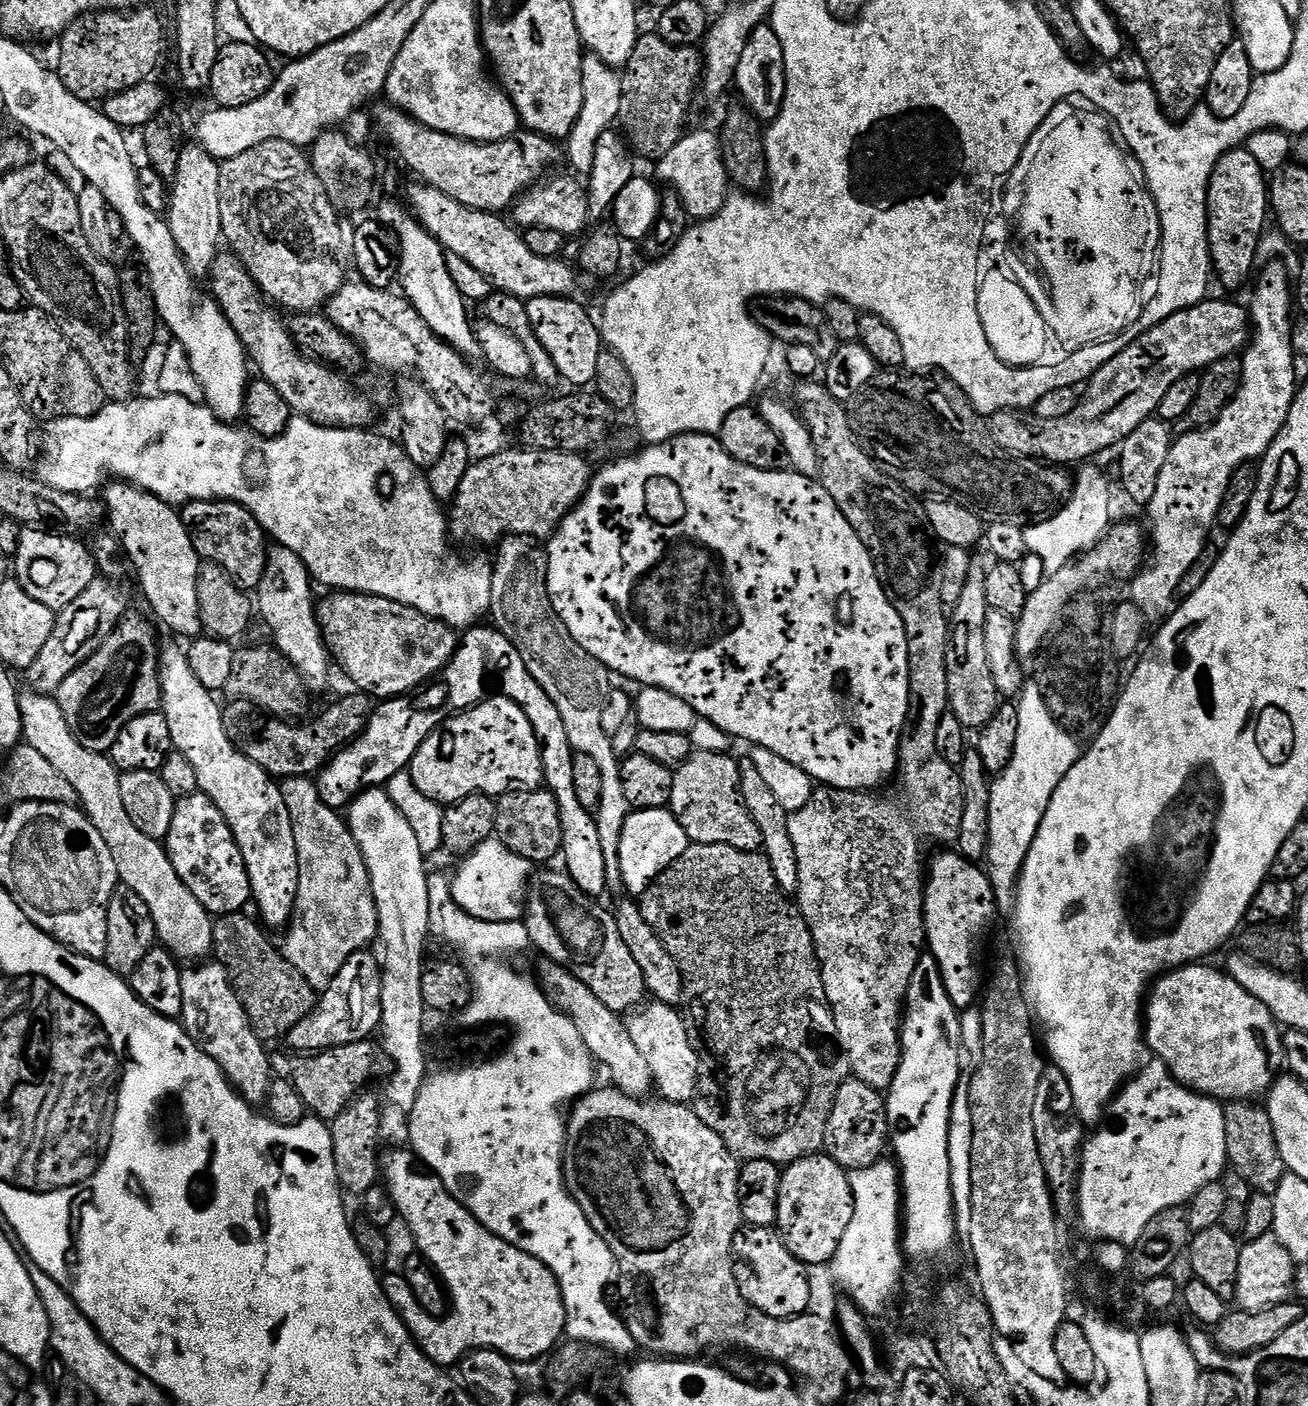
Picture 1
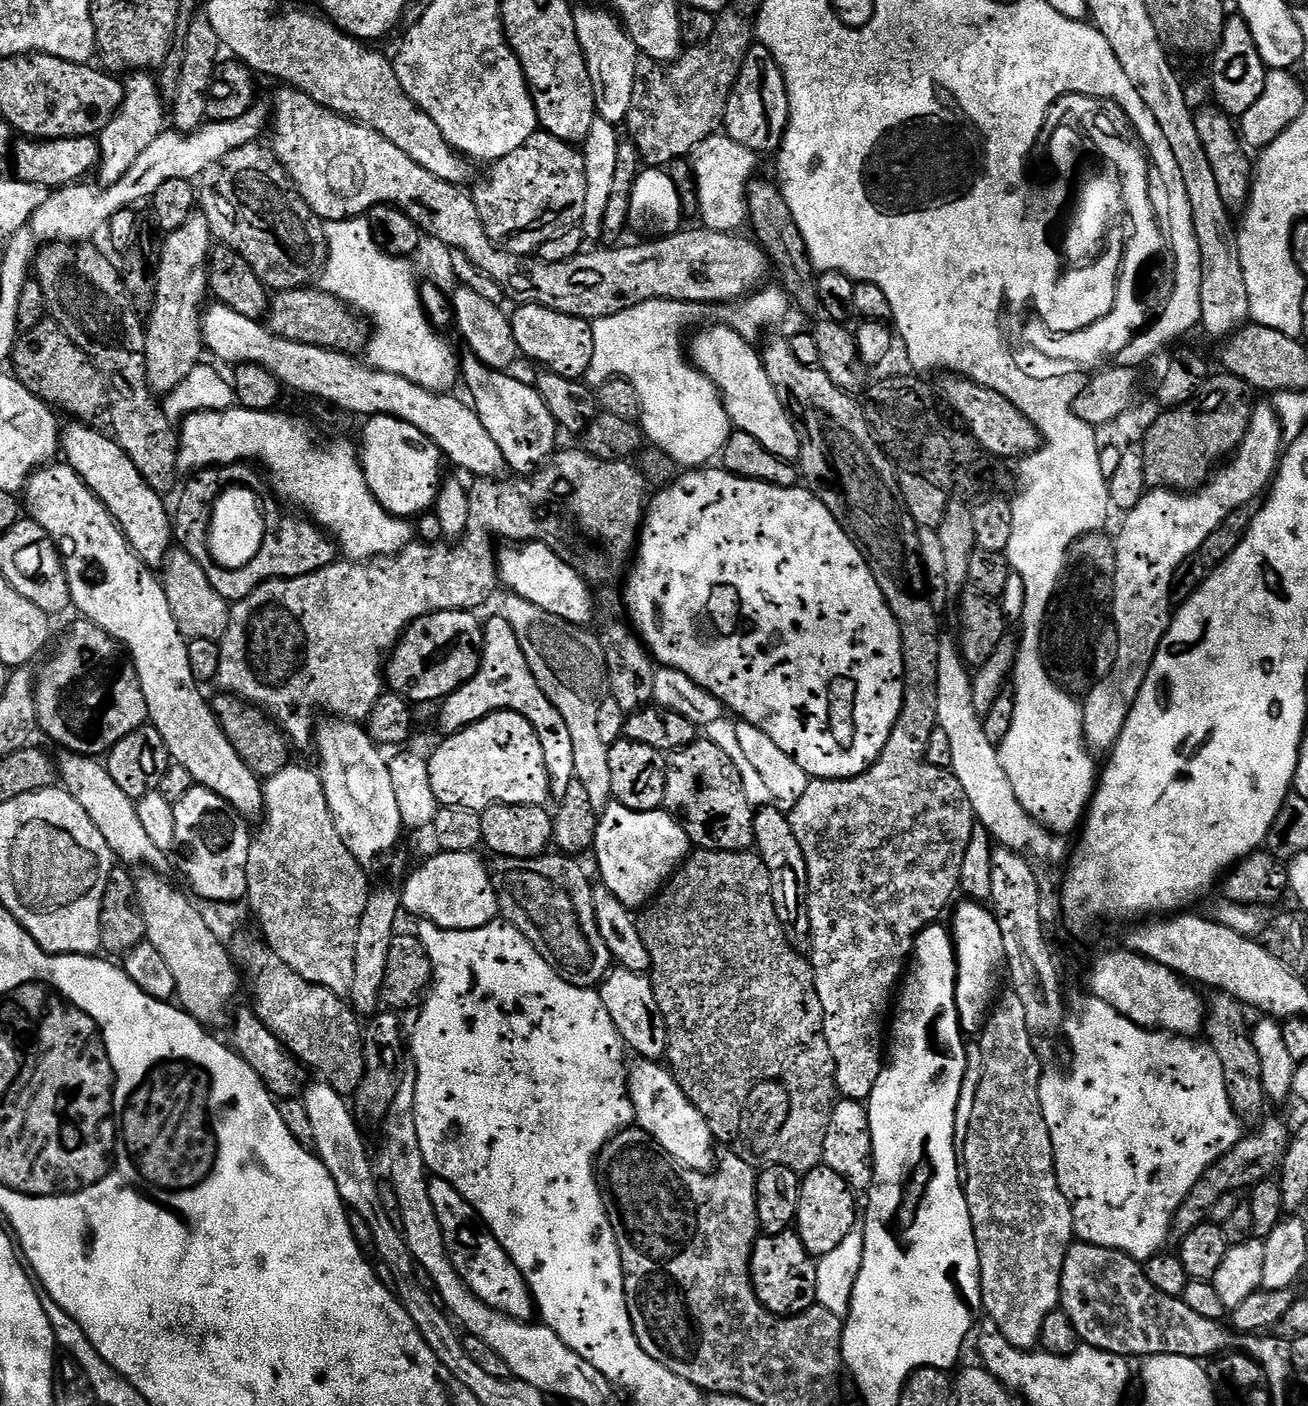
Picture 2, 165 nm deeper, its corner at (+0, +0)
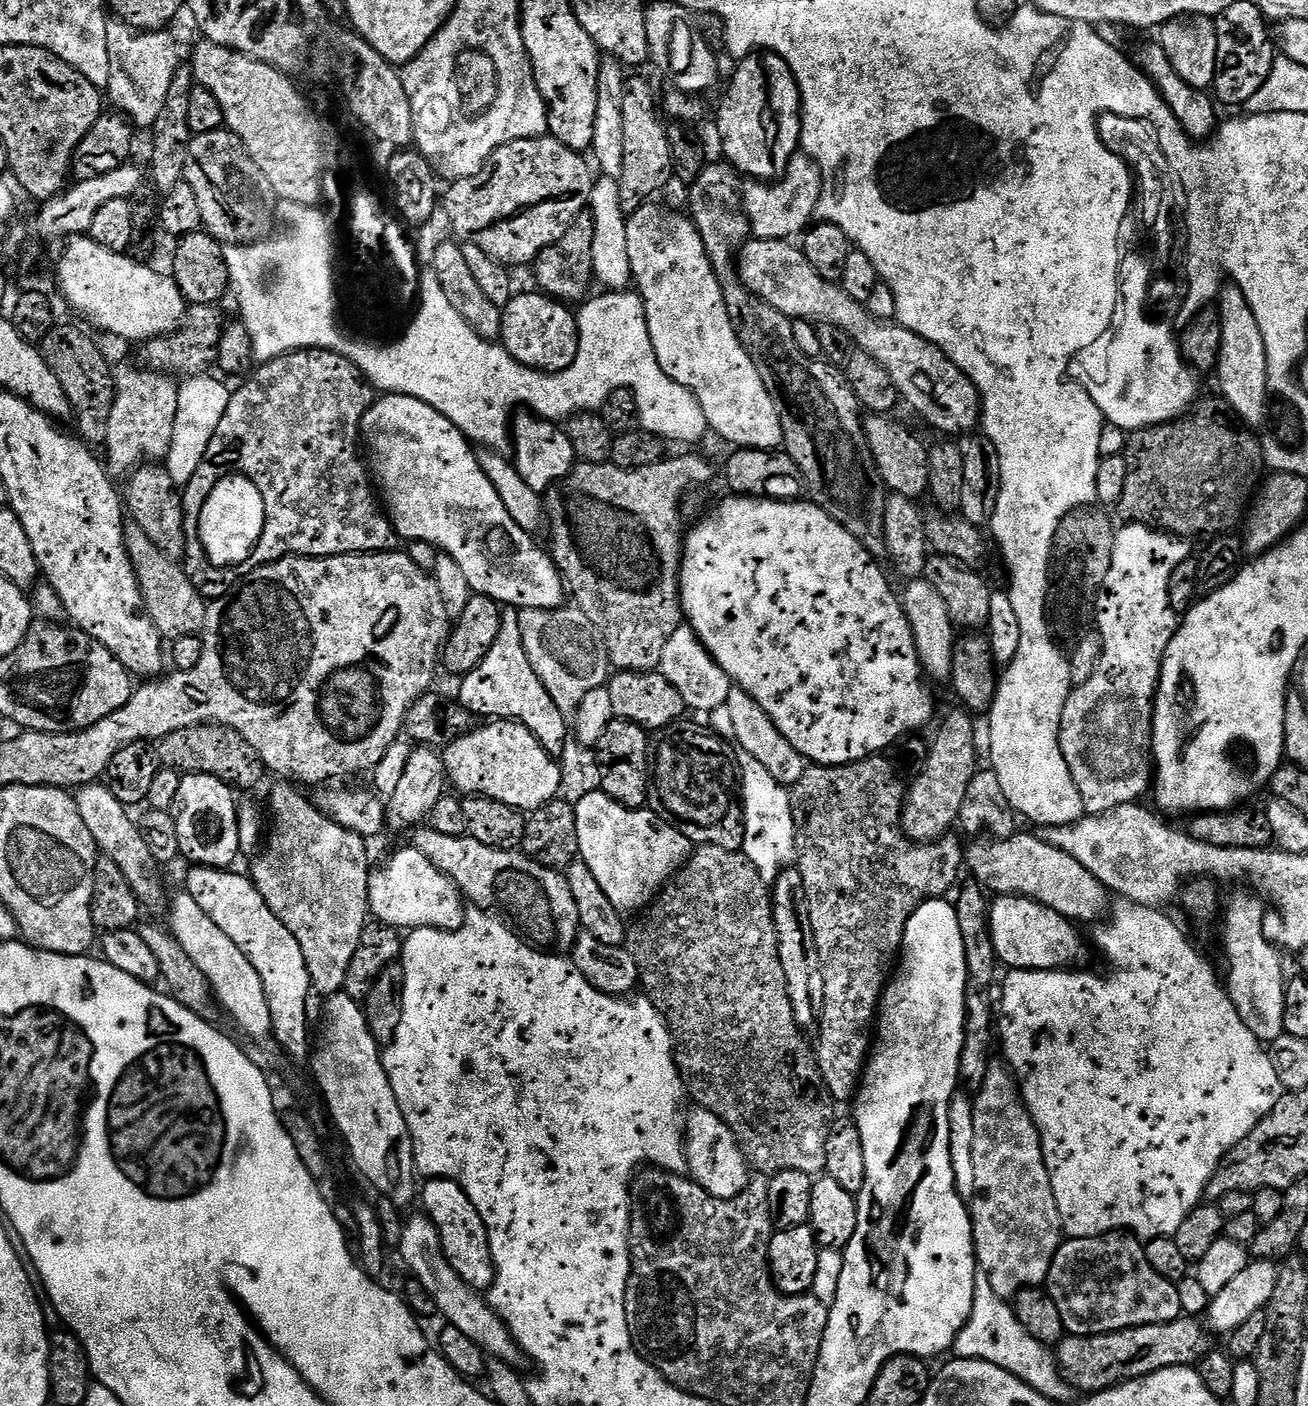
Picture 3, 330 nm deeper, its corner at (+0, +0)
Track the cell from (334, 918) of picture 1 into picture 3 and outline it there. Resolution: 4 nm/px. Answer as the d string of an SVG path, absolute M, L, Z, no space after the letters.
M280 782L272 792L270 827L262 847L255 853L256 861L252 864L250 879L258 894L262 894L266 906L274 910L278 922L282 922L282 926L286 926L286 930L298 938L298 946L302 946L302 958L306 958L306 970L310 970L313 989L330 997L343 989L346 970L350 970L350 958L354 958L362 930L370 920L368 848L364 845L367 844L365 837L338 826L338 822L317 808L309 797L307 800L291 786L291 783Z

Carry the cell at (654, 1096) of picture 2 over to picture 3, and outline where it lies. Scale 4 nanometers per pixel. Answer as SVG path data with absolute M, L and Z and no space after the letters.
M696 1106L693 1109L686 1116L687 1171L691 1179L701 1184L714 1198L729 1200L742 1194L750 1179L750 1165L744 1159L744 1152L738 1146L730 1126L704 1108Z

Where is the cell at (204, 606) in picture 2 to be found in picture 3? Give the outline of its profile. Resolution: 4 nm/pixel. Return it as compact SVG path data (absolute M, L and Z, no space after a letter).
M128 522L124 526L124 545L143 596L145 615L148 615L156 631L167 641L180 637L199 635L204 628L207 601L200 595L184 573L179 563L169 559L146 538L142 526Z

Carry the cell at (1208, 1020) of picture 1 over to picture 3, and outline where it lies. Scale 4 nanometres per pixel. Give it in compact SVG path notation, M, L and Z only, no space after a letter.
M997 895L991 901L988 910L988 934L996 951L996 959L1005 969L1021 972L1055 972L1057 970L1072 970L1084 960L1084 940L1075 923L1058 914L1050 906L1042 906L1025 896Z

